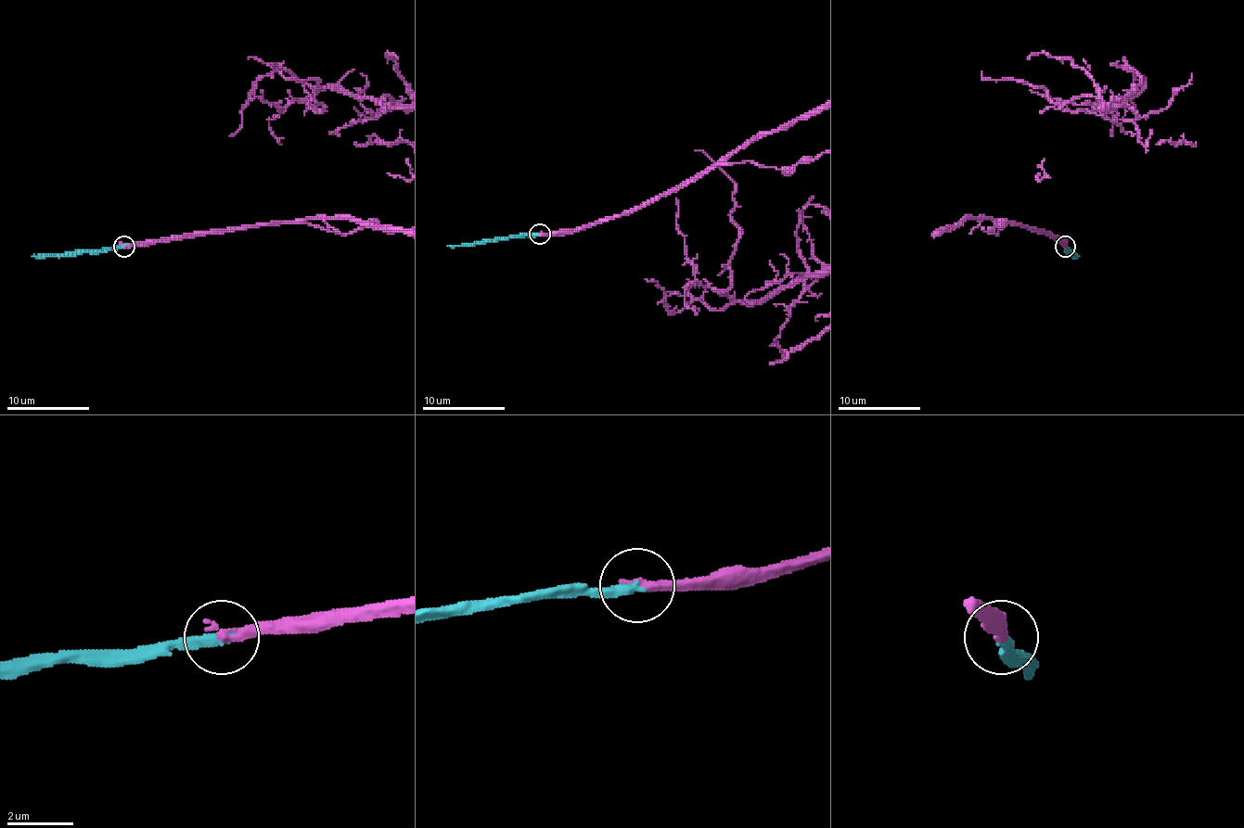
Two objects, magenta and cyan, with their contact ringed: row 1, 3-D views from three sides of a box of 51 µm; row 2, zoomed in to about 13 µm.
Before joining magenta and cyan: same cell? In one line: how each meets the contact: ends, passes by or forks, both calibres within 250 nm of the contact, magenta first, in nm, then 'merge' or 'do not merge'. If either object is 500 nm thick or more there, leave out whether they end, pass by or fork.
magenta ends; cyan ends; calibres 320 and 340 nm; merge

